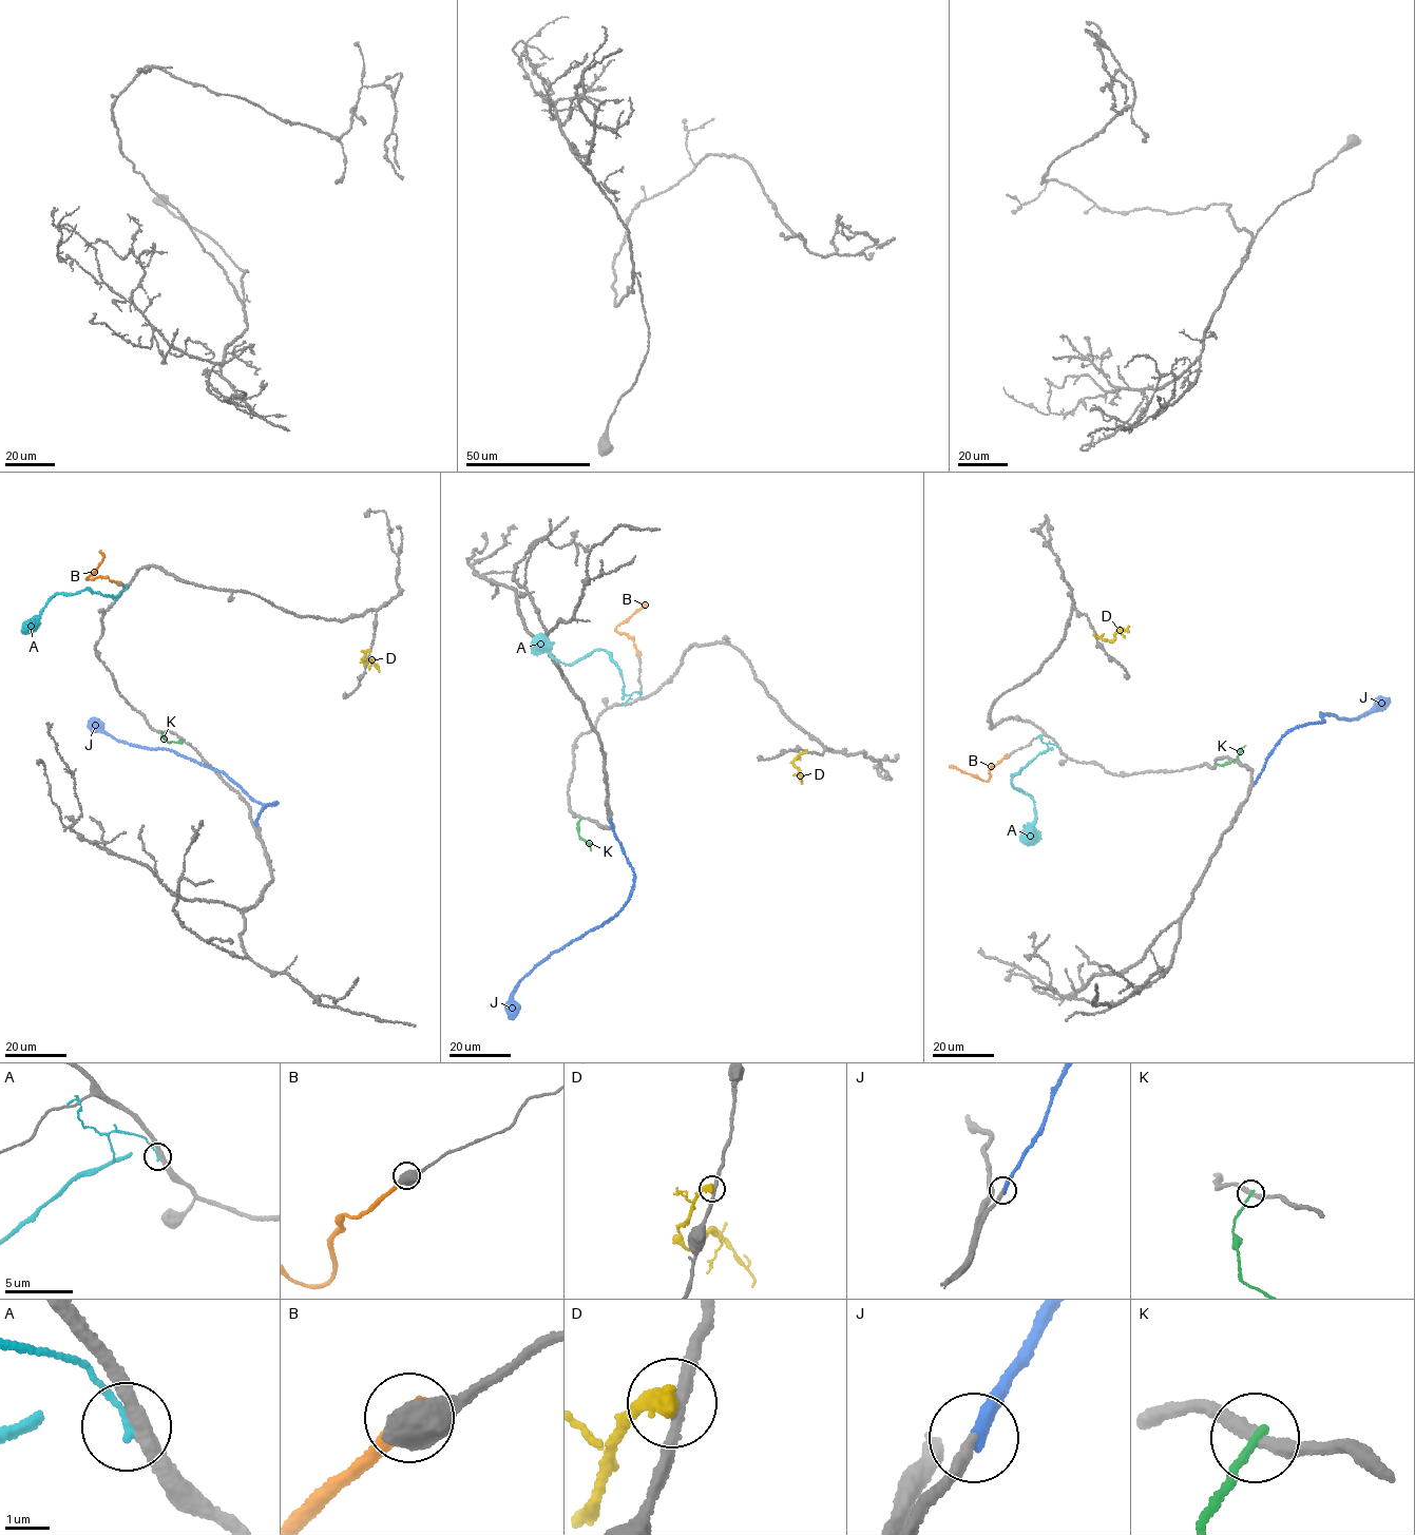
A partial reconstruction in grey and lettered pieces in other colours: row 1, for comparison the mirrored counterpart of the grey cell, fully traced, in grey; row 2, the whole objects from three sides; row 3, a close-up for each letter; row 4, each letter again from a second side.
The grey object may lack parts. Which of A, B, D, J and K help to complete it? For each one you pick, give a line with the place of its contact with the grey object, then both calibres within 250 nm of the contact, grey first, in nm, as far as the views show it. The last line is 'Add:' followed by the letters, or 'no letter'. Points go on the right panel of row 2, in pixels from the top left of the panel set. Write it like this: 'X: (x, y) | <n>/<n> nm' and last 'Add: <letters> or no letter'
J: (1255, 783) | 240/320 nm
Add: J

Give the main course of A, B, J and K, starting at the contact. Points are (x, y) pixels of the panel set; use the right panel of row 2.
A: (1058, 749), (1048, 743), (1048, 750), (1012, 779), (1016, 789), (1032, 799), (1035, 813), (1029, 845)
B: (1006, 755), (993, 765), (986, 781), (950, 766)
J: (1255, 783), (1267, 759), (1288, 731), (1324, 721), (1320, 713), (1339, 720), (1357, 720), (1389, 699)
K: (1216, 764), (1232, 762), (1245, 745)

